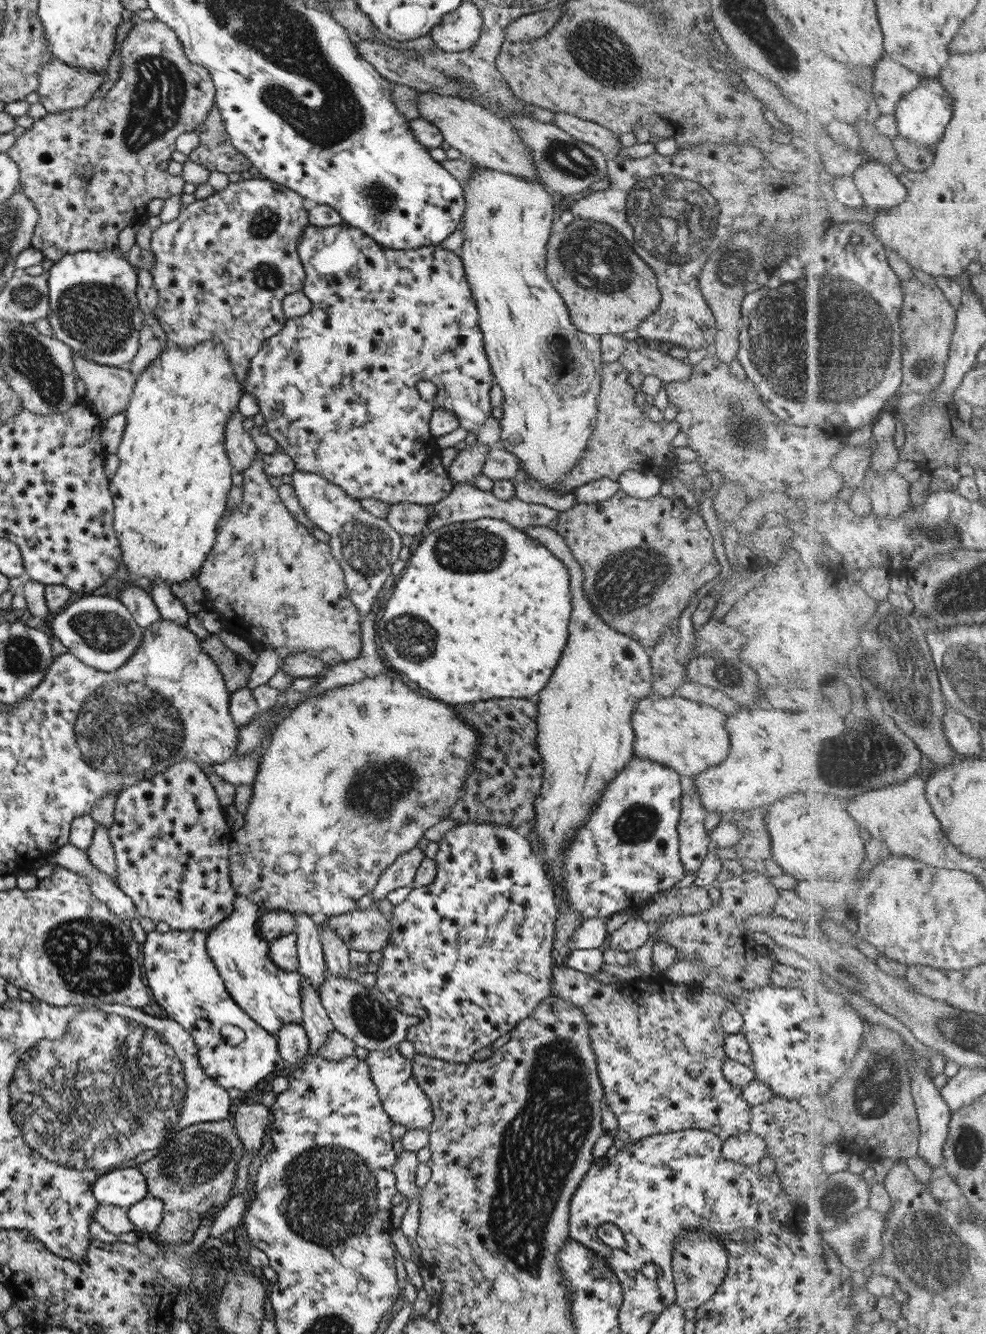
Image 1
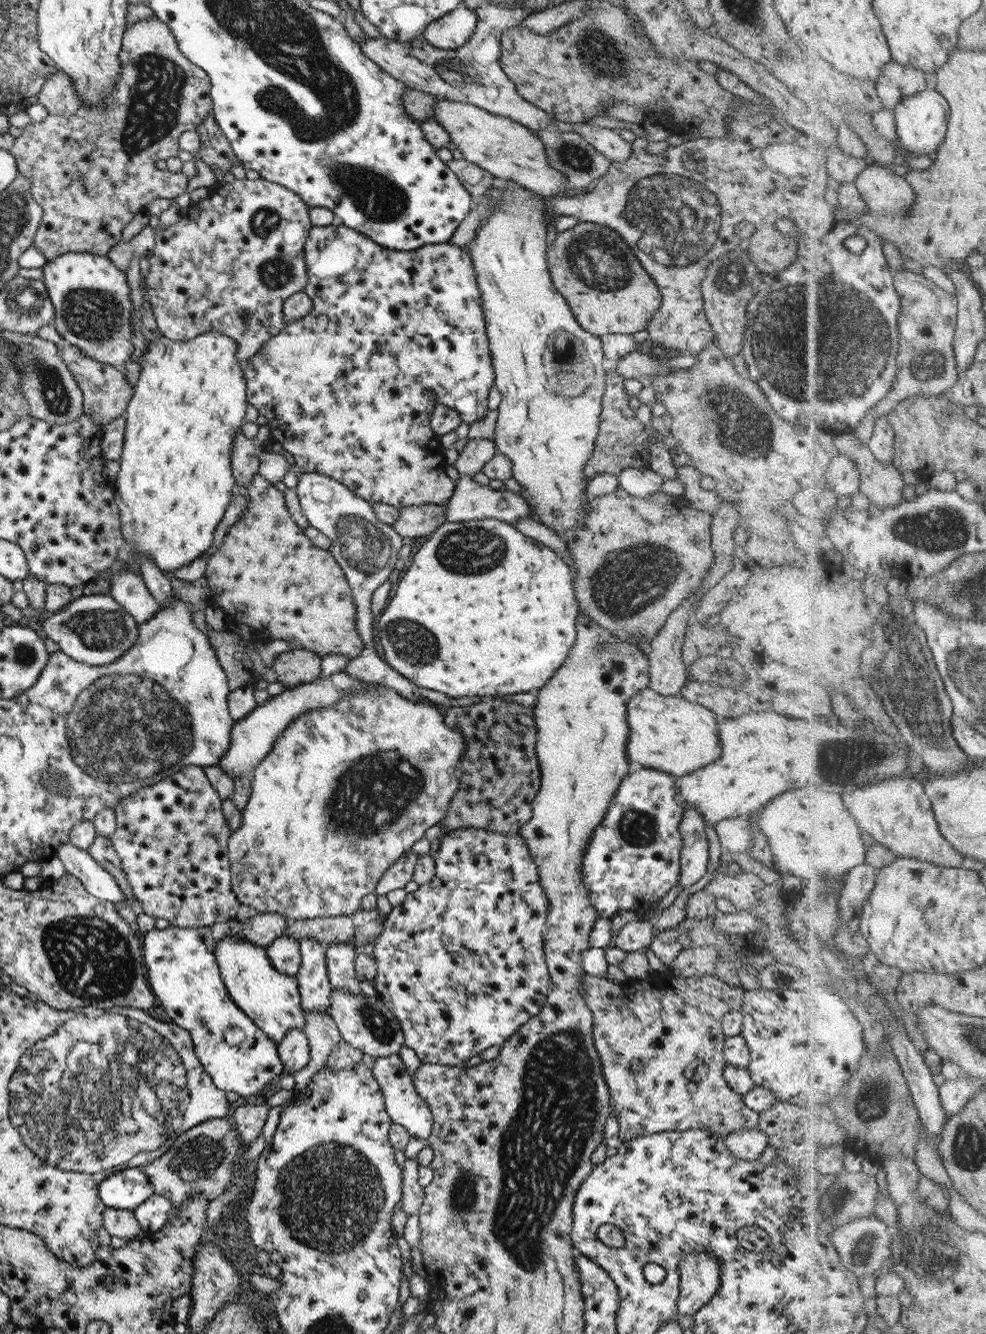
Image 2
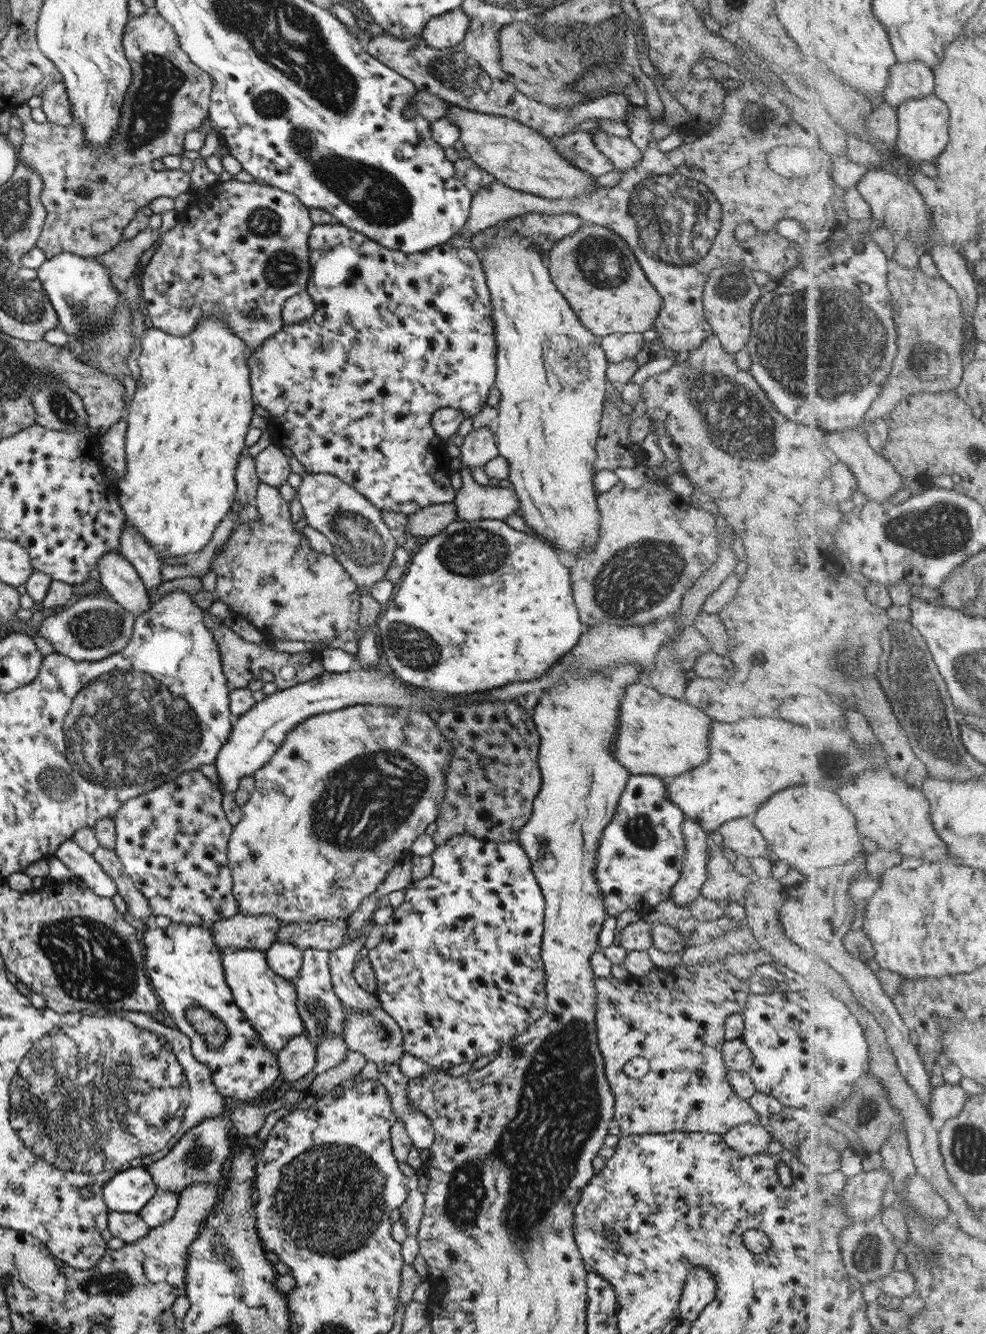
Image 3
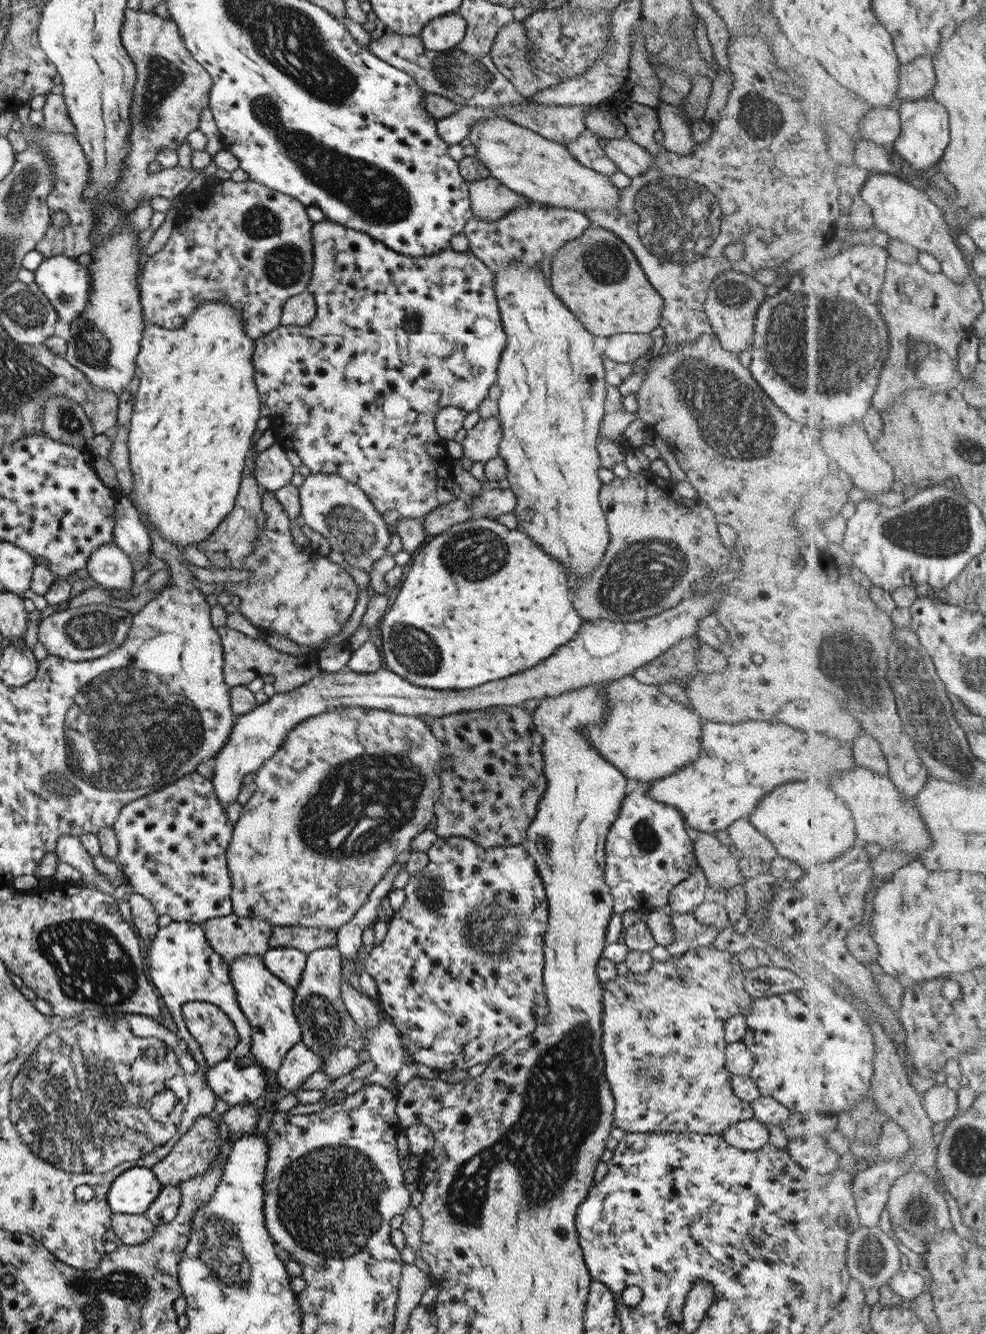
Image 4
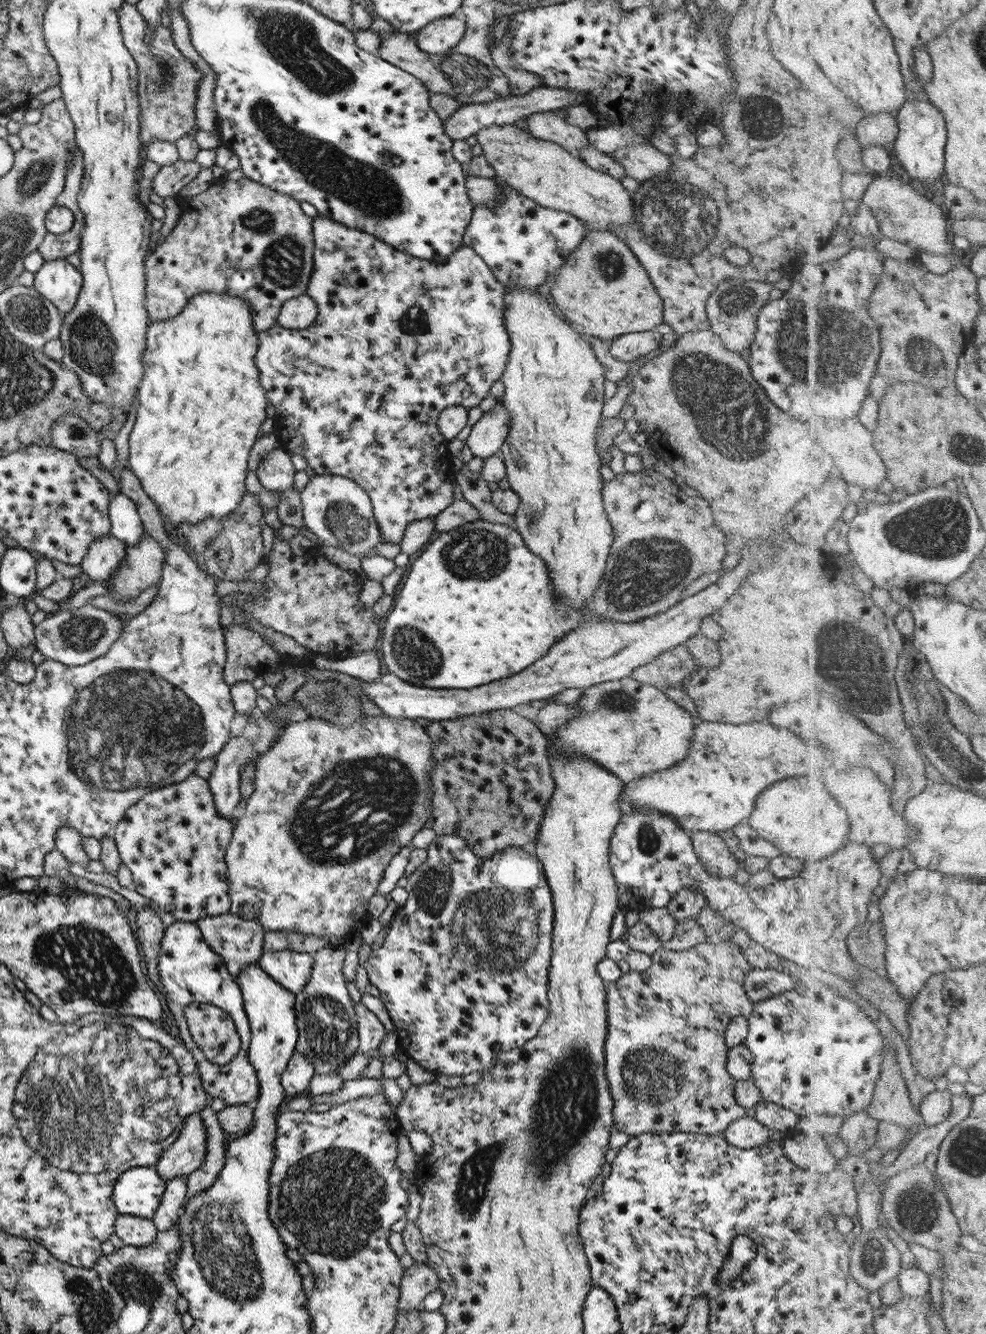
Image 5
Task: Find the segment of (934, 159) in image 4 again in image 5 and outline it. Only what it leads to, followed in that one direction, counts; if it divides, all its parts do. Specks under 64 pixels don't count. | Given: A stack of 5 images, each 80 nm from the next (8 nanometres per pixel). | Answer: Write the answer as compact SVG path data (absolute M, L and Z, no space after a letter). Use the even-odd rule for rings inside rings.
M912 98L898 110L897 117L900 133L891 147L902 168L911 178L917 178L931 189L939 180L945 182L948 143L946 116L928 99Z

